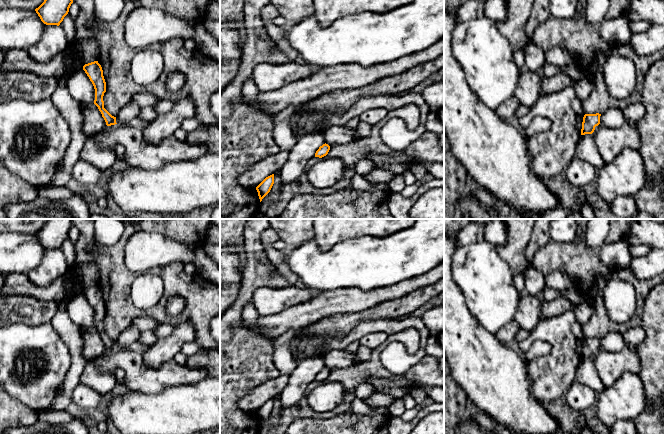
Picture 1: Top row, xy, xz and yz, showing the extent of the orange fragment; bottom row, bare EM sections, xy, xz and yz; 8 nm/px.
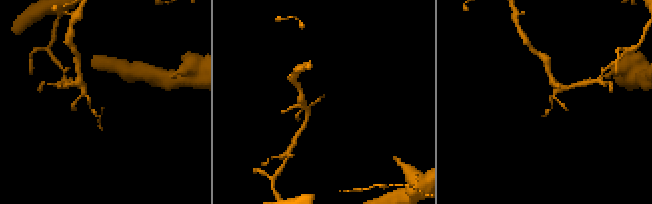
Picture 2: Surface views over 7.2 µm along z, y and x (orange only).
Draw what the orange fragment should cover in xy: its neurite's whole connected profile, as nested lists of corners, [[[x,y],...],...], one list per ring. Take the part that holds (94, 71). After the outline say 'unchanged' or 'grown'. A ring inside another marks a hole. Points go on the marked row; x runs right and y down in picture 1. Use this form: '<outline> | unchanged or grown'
[[[94,61],[83,66],[83,70],[89,77],[95,89],[95,100],[94,104],[98,107],[99,111],[104,118],[106,125],[115,125],[116,117],[112,116],[105,108],[103,96],[106,92],[106,82],[103,76],[103,70],[98,61]]] | unchanged

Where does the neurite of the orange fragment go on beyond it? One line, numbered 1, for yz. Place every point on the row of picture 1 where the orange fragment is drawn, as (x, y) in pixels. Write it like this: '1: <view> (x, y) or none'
1: none

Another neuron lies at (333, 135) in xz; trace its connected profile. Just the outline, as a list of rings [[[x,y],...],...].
[[[347,125],[331,126],[323,130],[322,133],[324,135],[325,143],[329,146],[334,144],[350,144],[361,139],[356,130]]]

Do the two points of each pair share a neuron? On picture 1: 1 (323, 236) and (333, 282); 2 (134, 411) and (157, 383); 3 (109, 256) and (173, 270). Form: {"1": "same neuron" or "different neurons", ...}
{"1": "different neurons", "2": "different neurons", "3": "same neuron"}

